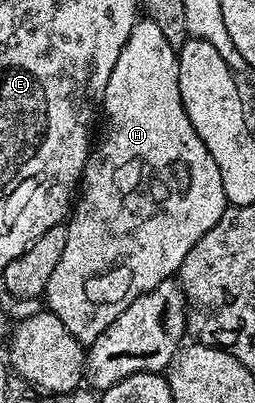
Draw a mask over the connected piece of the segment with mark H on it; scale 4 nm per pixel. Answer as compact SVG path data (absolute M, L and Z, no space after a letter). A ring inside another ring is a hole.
M139 20L136 21L135 26L131 29L131 35L125 44L125 48L121 48L121 56L117 56L117 64L113 64L113 72L109 76L109 80L102 87L103 114L107 117L103 122L103 135L100 136L99 143L97 143L96 146L94 143L93 149L87 155L87 163L83 169L83 177L81 179L81 193L78 195L77 201L73 206L73 213L66 223L67 235L65 236L65 252L61 252L61 261L57 263L57 268L53 268L53 276L49 276L49 284L47 285L45 295L45 301L47 301L45 302L46 309L55 314L57 320L61 320L61 324L65 324L65 328L69 330L71 335L75 337L78 342L90 344L93 340L97 340L97 336L101 336L101 332L105 332L105 328L109 328L109 324L113 324L113 320L117 320L117 316L121 316L121 312L125 312L125 308L129 308L129 304L133 304L133 300L137 300L137 296L141 296L145 292L157 288L157 284L174 279L179 273L185 256L189 256L189 248L193 248L193 244L197 244L197 240L208 237L213 228L213 224L217 224L217 220L221 220L221 216L227 210L228 202L221 184L221 173L217 170L217 163L209 154L209 149L202 143L201 137L194 131L193 125L189 122L189 116L186 115L185 108L182 106L181 92L178 90L178 62L177 51L169 44L169 40L165 40L165 35L161 32L161 28L157 28L157 24L153 24L152 22Z

